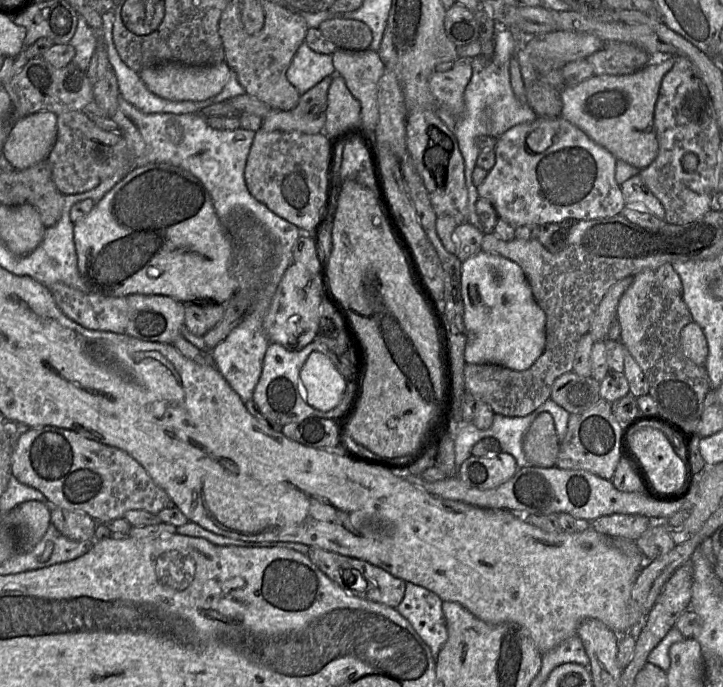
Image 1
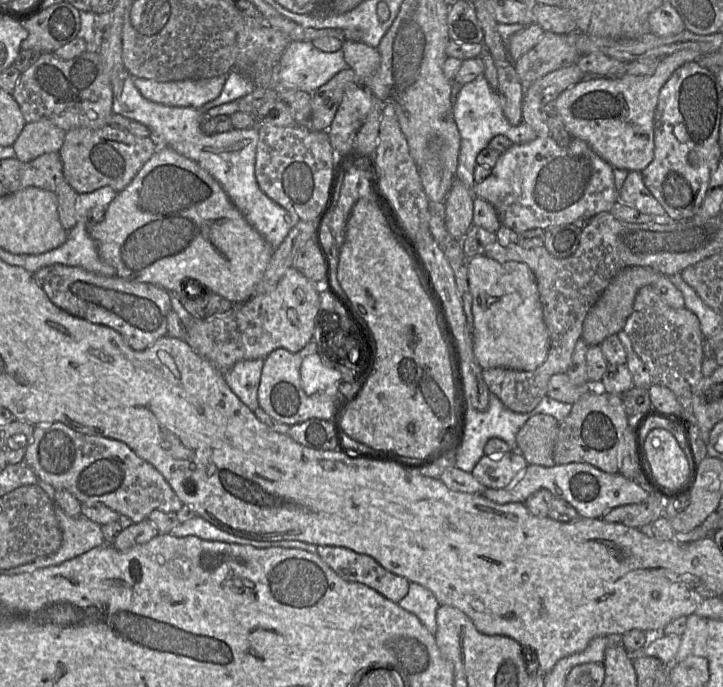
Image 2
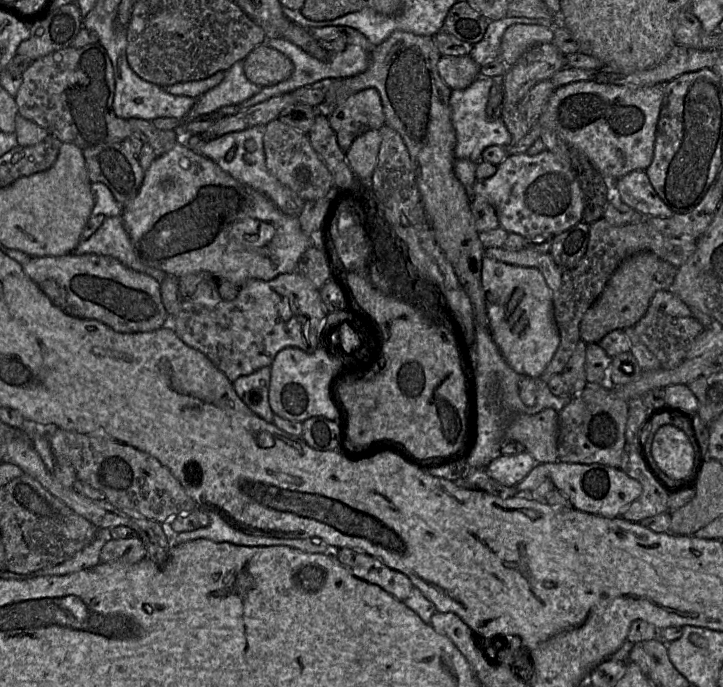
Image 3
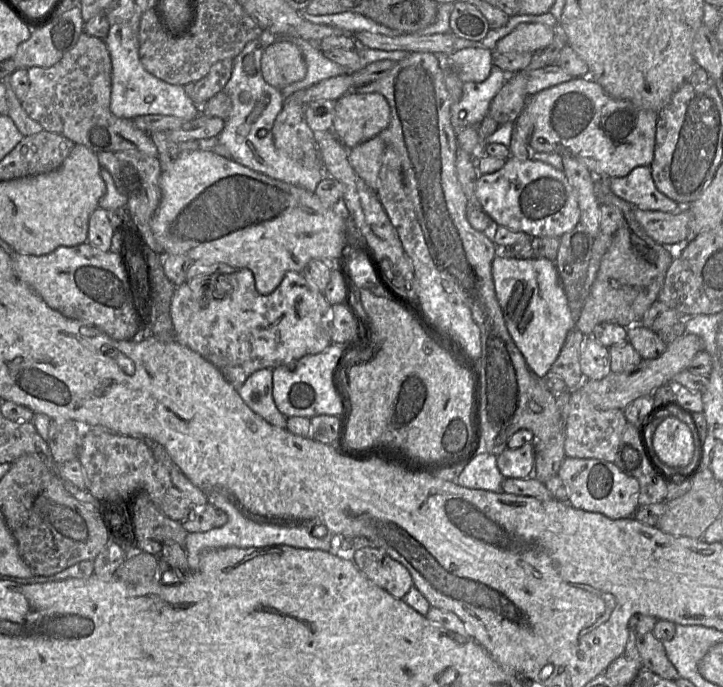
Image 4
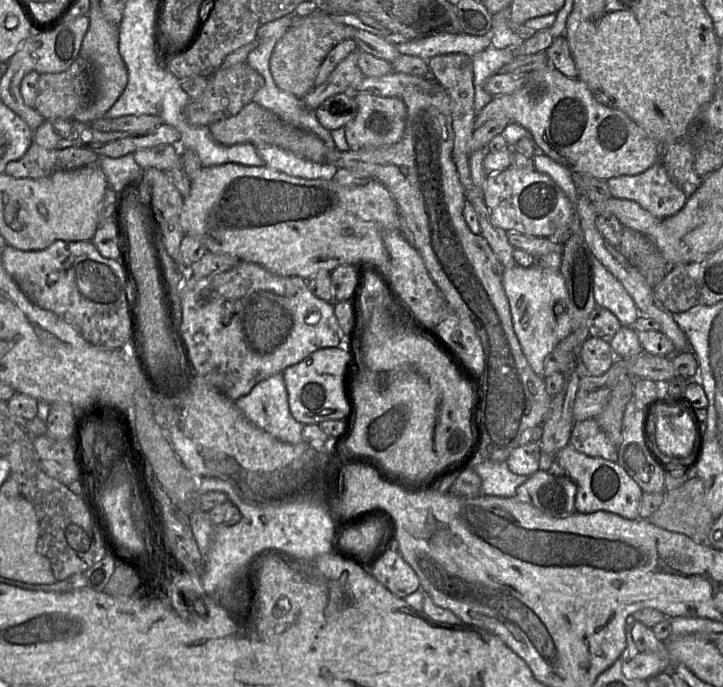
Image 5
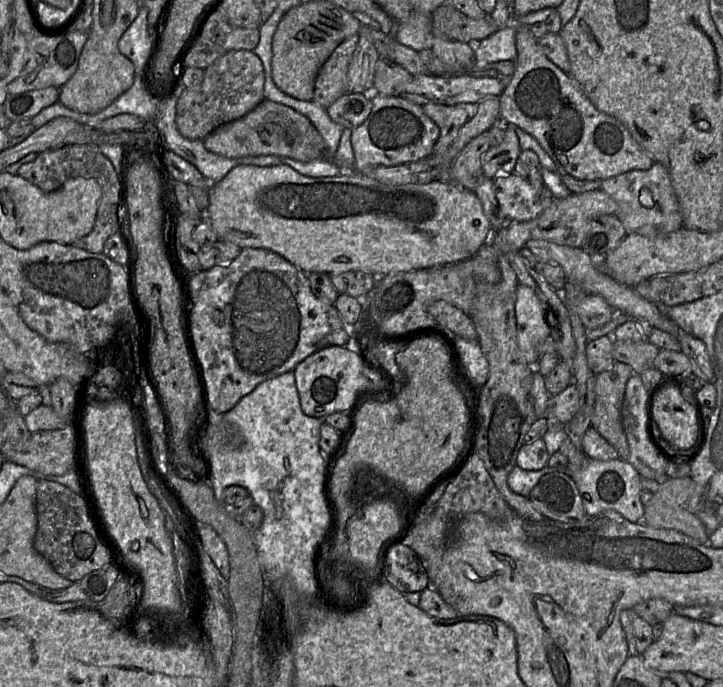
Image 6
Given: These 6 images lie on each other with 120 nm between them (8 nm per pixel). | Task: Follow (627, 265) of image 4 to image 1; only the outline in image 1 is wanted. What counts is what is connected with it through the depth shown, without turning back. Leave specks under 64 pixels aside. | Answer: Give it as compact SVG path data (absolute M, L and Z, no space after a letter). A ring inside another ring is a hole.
M628 276L614 284L599 303L590 323L589 334L595 342L604 341L612 323L617 319L617 307L621 296L632 284L634 276Z

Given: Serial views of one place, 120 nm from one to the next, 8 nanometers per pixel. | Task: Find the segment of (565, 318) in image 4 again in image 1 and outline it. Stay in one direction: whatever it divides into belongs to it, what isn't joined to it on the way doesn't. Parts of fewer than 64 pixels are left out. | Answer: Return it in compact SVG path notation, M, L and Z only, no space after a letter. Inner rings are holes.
M480 251L462 263L461 294L467 364L493 364L524 371L545 348L545 313L535 301L527 278L516 263L499 255Z

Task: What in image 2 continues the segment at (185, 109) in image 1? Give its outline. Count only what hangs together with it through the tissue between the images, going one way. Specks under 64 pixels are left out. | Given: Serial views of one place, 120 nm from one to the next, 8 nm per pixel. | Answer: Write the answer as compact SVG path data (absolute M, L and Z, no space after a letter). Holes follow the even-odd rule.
M228 73L203 80L167 82L133 77L133 83L149 101L166 106L199 109L220 95L227 76Z

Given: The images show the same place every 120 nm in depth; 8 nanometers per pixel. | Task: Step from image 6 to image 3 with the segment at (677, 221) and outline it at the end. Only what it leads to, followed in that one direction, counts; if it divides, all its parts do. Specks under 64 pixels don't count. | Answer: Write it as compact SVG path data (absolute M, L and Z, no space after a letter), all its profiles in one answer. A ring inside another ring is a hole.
M645 170L632 171L616 180L612 197L616 197L644 218L669 218L674 215L655 192Z

